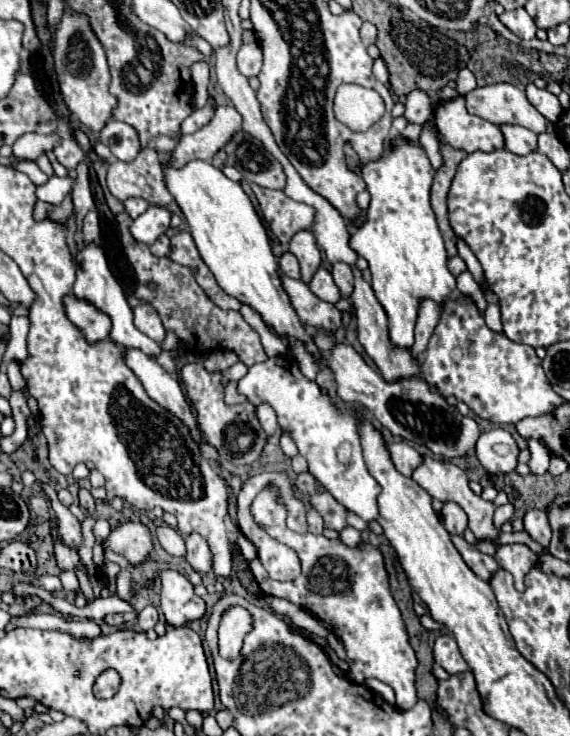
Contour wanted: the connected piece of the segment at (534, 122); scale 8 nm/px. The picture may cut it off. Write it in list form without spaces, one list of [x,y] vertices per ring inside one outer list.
[[[492,83],[492,85],[486,85],[486,87],[476,87],[474,91],[466,93],[464,95],[466,99],[466,109],[468,113],[472,115],[478,115],[494,125],[500,125],[500,123],[516,123],[516,125],[522,125],[534,133],[544,133],[546,131],[546,117],[540,115],[532,105],[530,101],[526,99],[526,93],[510,83]]]

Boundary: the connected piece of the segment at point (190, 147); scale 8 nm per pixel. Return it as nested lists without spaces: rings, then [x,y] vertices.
[[[218,107],[212,121],[192,135],[184,135],[178,147],[170,153],[172,163],[188,163],[188,159],[208,159],[226,145],[226,141],[242,129],[242,117],[234,107]]]

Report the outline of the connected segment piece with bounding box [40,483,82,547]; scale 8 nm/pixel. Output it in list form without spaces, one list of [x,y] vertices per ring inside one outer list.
[[[40,483],[40,487],[50,499],[52,509],[54,509],[54,513],[58,517],[58,523],[60,523],[58,531],[64,537],[64,543],[70,545],[70,547],[80,547],[80,543],[82,543],[82,527],[80,527],[78,519],[70,513],[68,507],[64,507],[60,503],[57,492],[48,483]]]

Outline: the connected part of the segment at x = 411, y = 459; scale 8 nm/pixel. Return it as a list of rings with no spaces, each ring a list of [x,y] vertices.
[[[402,441],[400,443],[388,443],[386,449],[390,453],[390,459],[392,459],[394,467],[406,477],[410,477],[412,471],[420,465],[422,455],[414,447],[410,447],[408,443],[402,443]]]

